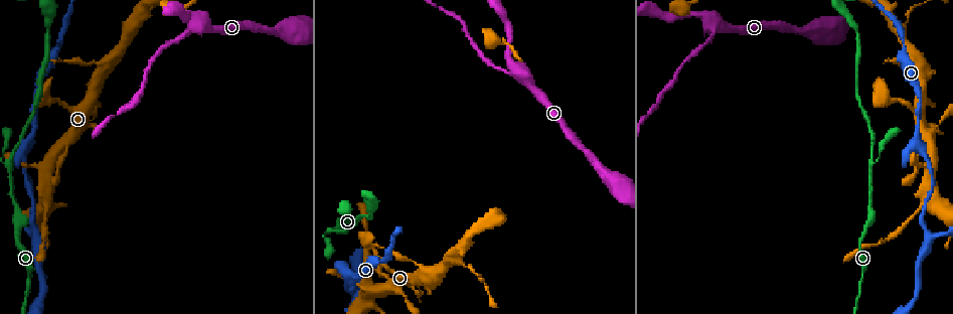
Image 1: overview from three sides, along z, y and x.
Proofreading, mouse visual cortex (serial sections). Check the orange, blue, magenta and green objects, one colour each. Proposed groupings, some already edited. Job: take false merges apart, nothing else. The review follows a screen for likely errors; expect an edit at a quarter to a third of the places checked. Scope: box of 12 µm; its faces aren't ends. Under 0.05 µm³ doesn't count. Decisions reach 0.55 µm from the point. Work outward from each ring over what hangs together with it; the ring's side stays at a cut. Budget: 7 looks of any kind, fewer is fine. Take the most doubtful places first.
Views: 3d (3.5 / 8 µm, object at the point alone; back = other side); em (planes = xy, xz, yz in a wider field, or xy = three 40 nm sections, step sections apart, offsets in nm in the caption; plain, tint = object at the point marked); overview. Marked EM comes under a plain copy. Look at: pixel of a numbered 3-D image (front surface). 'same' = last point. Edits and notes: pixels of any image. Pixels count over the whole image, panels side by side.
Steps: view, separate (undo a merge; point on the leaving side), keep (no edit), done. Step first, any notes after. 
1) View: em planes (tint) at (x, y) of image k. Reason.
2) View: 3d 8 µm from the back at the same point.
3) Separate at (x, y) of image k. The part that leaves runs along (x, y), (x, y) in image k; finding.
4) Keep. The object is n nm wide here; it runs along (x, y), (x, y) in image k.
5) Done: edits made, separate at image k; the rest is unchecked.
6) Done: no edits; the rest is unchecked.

View: 3d 8 µm at (871, 163) of image 1. A narrow waist.

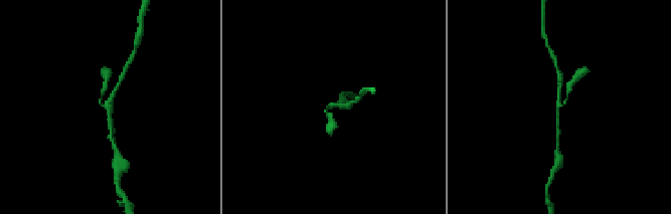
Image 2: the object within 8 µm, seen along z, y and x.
View: em xy step 1 (tint) at (110, 106) of image 2. 3 arms meet here; the arms are 150, 150, 150 nm wide; now the EM.

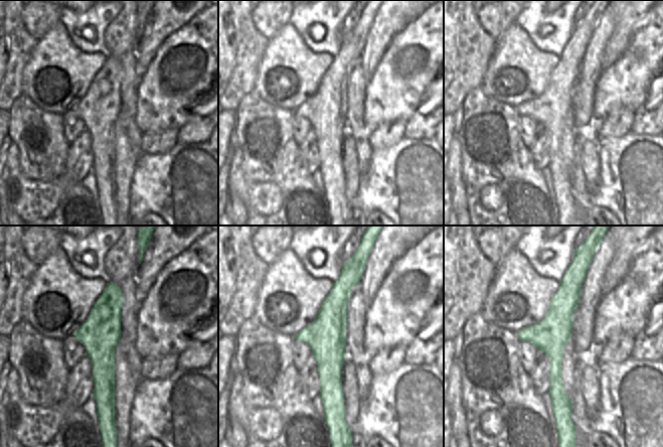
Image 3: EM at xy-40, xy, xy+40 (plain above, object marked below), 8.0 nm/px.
Keep. It runs along (568, 273), (555, 326), (562, 405) in image 3; all the same cell.

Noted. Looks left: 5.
View: 3d 3.5 µm at (47, 205) of image 1. Looks like a crossing.

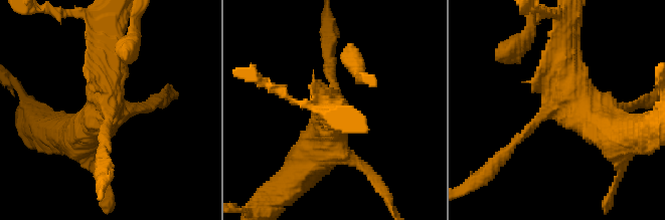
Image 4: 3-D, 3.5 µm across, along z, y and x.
View: em xy step 2 (tint) at (106, 106) of image 4. 4 arms meet here; the arms are 150, 200, 400, 600 nm wide; now the EM.

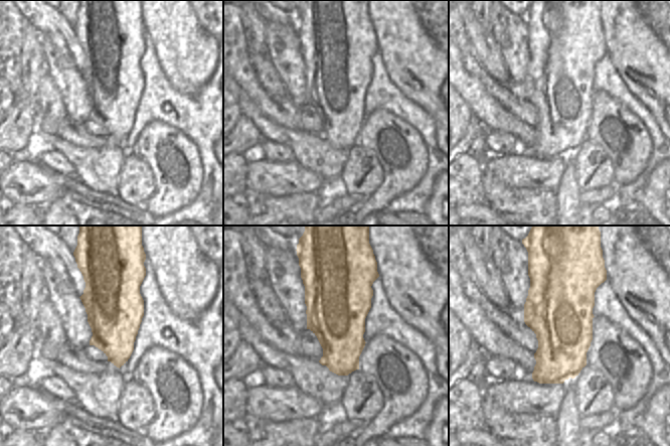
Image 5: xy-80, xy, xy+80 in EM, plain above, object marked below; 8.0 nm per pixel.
Separate at (331, 50) of image 4. The part that leaves runs along (332, 75), (329, 73), (329, 22) in image 4; two cells meet here.

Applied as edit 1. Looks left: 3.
Done: edits made, separate at image 4; the rest is unchecked.

